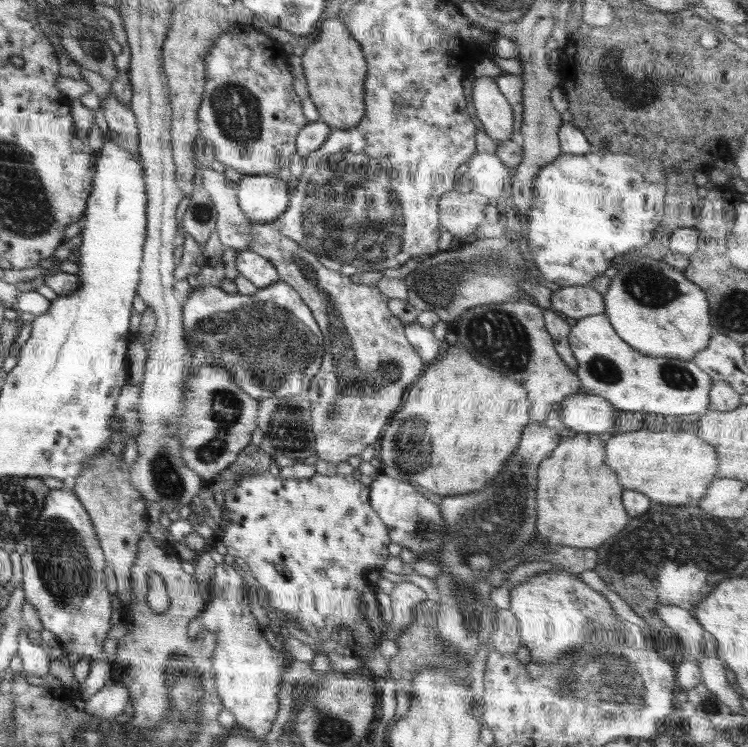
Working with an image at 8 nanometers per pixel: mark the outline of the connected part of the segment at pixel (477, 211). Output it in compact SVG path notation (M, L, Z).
M450 191L443 194L438 202L440 209L440 227L442 232L450 232L454 236L454 244L462 243L463 238L474 234L476 228L485 220L484 208L488 206L489 199L476 193L460 193L458 191Z

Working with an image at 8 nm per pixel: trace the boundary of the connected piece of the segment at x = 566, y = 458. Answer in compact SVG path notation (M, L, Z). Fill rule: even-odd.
M590 433L563 437L556 450L538 466L536 532L554 544L596 549L624 530L628 516L622 506L622 488L606 464L605 438Z

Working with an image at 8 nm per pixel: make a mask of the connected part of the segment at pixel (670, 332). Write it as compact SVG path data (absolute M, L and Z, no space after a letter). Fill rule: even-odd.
M643 255L618 270L618 274L611 279L606 293L603 294L604 314L616 334L626 344L648 356L667 356L684 360L693 360L696 353L706 348L714 333L708 320L708 302L704 292L682 274L683 272L678 272L661 258Z

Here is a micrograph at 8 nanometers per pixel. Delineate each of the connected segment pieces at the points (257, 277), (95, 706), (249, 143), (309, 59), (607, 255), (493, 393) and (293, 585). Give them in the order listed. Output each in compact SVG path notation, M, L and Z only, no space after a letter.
M243 250L236 252L236 268L241 276L250 280L258 289L265 288L279 281L279 275L274 266L267 259L251 252L251 250Z
M110 678L94 696L84 700L85 714L114 720L116 716L122 714L129 700L130 693L126 687L120 681Z
M234 23L230 29L224 31L216 43L211 47L208 55L205 57L206 66L206 84L204 87L204 94L202 95L202 102L198 107L198 128L200 128L200 137L202 141L208 140L214 144L214 158L225 166L231 166L243 175L278 175L280 170L290 166L290 156L296 152L295 144L298 133L309 122L303 114L302 102L300 97L296 95L292 82L294 78L288 69L289 56L283 50L283 46L277 40L268 37L262 31L259 31L252 25L244 25L242 23Z
M342 18L324 20L318 36L306 46L301 58L309 97L318 109L320 121L324 121L332 130L348 130L359 124L366 112L364 82L367 62L360 44L352 38Z
M597 151L584 155L561 153L554 162L540 168L538 176L534 177L534 202L526 214L526 237L540 281L556 283L559 287L589 285L604 275L616 255L641 251L666 216L666 177L658 160L644 162L630 154L604 156Z
M454 346L442 360L427 364L421 378L409 387L402 404L381 433L379 466L396 466L404 474L404 480L412 480L440 496L478 492L500 474L504 462L514 454L522 430L531 422L529 414L527 392L520 384L484 368L464 348Z
M269 470L262 474L252 474L246 471L242 475L242 479L238 479L238 483L231 490L225 492L222 505L225 507L222 512L222 522L219 529L221 541L226 548L227 553L240 559L245 564L251 575L266 589L267 596L270 599L269 606L278 612L286 623L295 626L298 624L298 630L302 630L306 636L314 638L316 644L324 644L324 642L336 642L340 646L346 646L350 650L359 653L364 648L378 647L380 640L386 639L386 630L388 623L382 621L382 613L380 613L380 605L376 599L375 592L370 588L369 582L364 579L364 574L368 570L379 570L389 557L388 544L391 540L388 536L386 526L383 520L374 512L369 500L369 488L366 487L360 479L354 474L326 476L322 472L317 472L311 478L282 478L272 475Z

